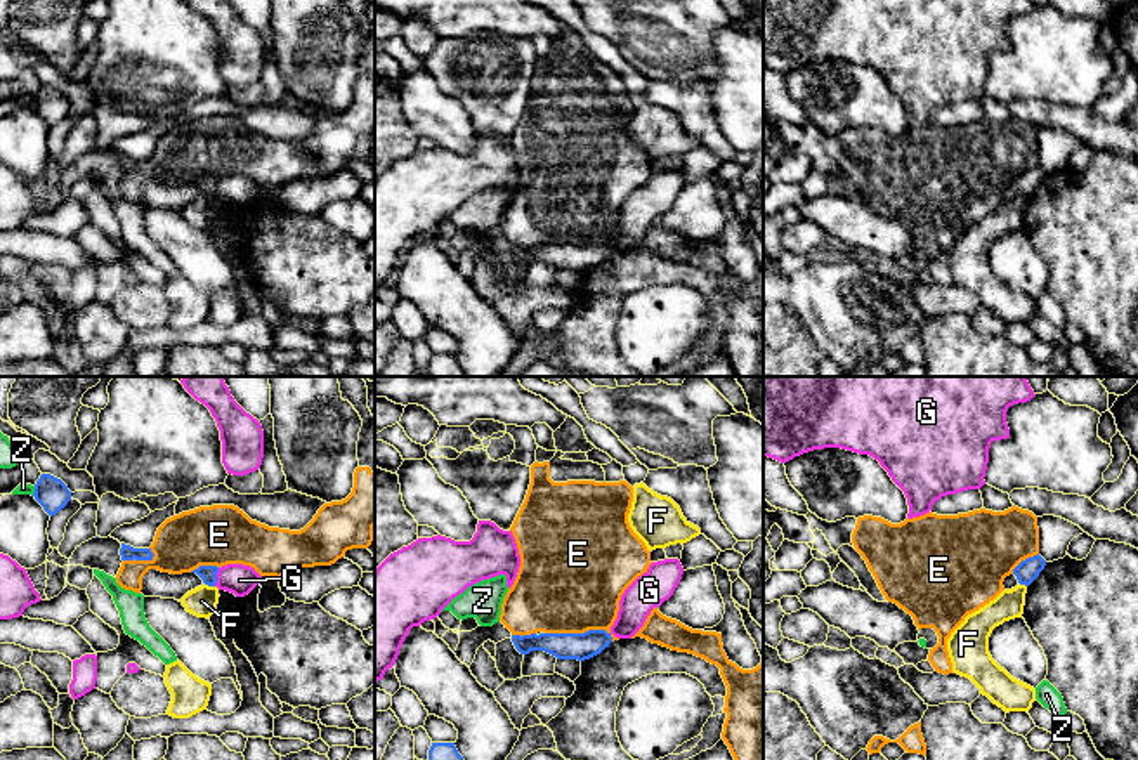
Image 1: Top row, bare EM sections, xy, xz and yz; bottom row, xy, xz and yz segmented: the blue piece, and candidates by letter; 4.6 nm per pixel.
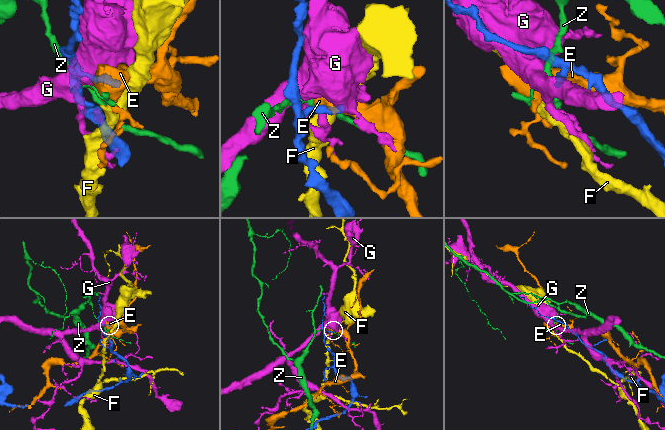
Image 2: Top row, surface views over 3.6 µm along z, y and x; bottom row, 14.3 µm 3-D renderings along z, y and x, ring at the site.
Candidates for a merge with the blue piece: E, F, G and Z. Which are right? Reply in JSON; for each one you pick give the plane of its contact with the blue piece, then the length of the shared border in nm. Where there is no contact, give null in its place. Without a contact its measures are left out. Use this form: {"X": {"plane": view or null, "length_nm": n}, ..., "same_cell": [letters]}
{"same_cell": []}

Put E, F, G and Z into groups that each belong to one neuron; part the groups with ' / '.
E / F / G / Z

